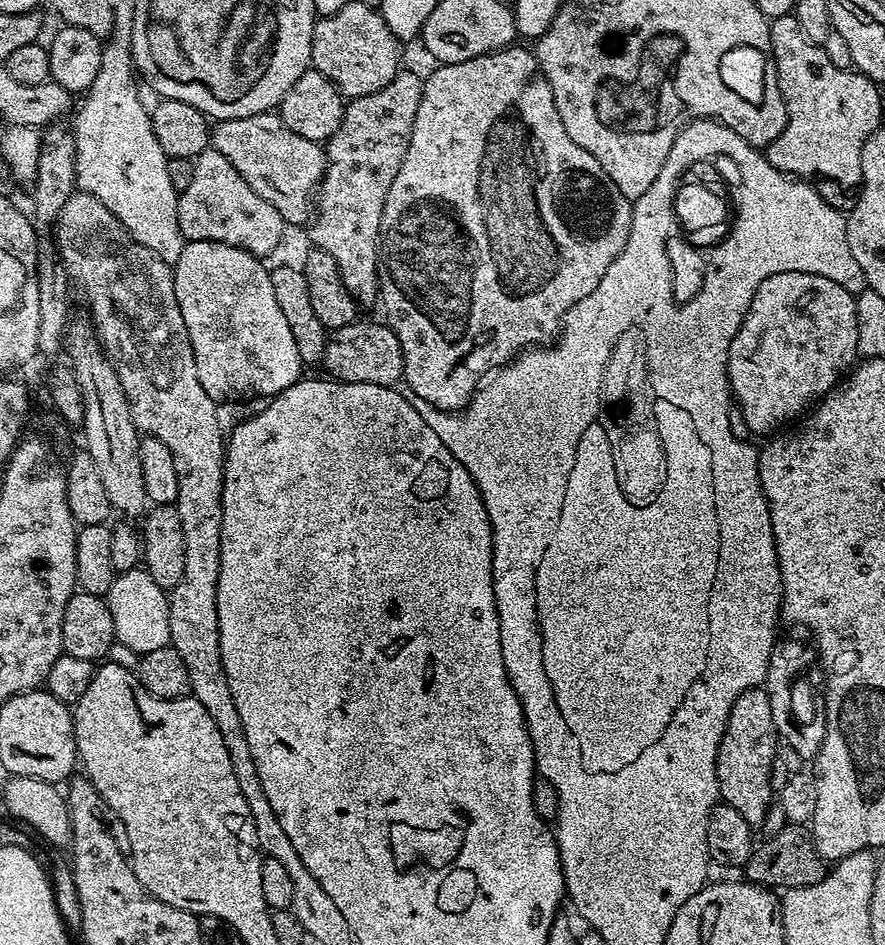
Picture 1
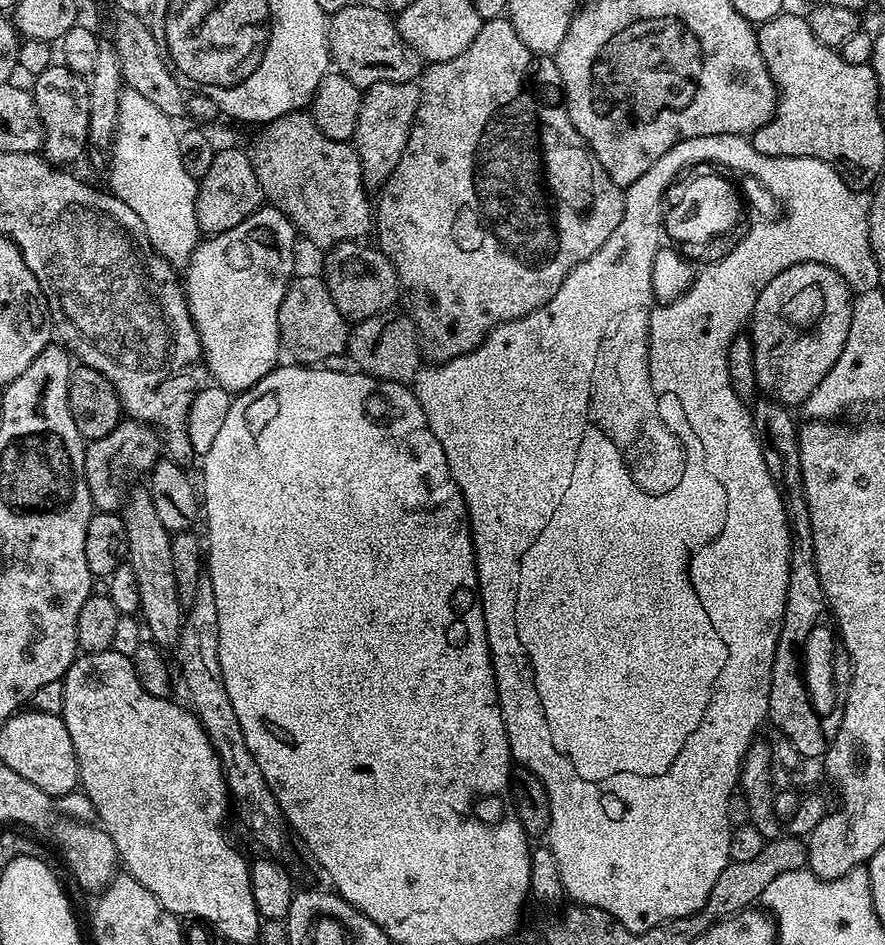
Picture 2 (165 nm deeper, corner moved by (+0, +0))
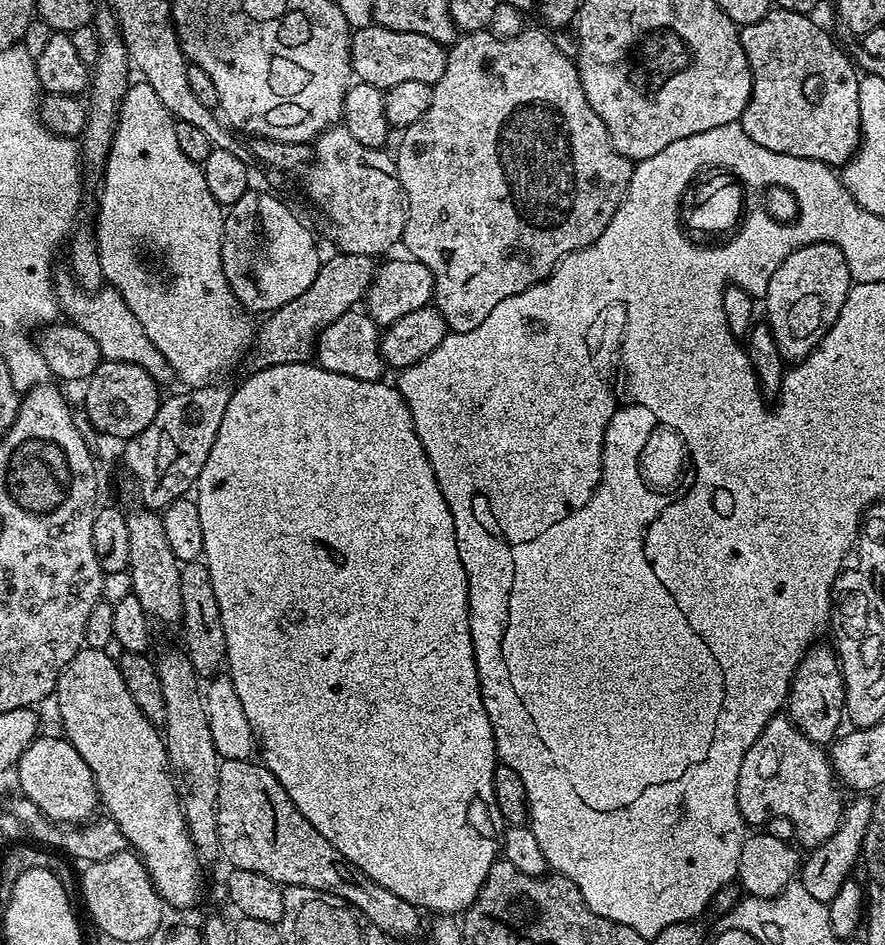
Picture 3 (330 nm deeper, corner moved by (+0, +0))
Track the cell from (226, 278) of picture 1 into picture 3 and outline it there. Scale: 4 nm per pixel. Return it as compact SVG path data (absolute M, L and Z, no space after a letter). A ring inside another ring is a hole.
M250 190L238 198L224 217L222 270L240 307L249 313L267 314L298 298L314 282L322 263L312 232L268 192Z

